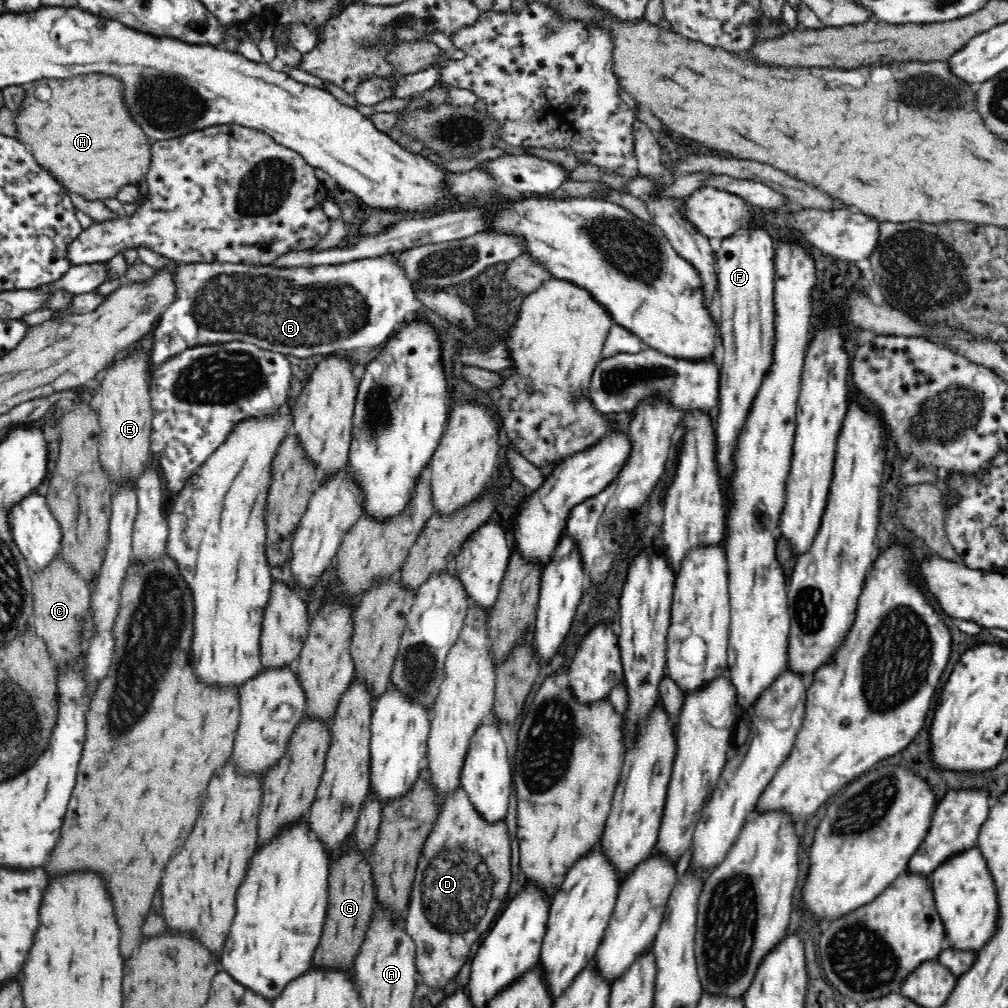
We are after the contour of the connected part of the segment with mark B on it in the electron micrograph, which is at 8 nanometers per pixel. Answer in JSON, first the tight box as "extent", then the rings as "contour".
{"extent":[149,250,422,374],"contour":[[[405,250],[401,252],[388,252],[388,254],[384,253],[382,256],[374,256],[374,258],[360,258],[360,260],[352,260],[350,262],[340,262],[340,264],[316,264],[316,266],[296,266],[296,268],[282,268],[281,266],[272,265],[254,265],[248,266],[242,263],[238,263],[237,265],[232,264],[222,264],[222,263],[190,263],[190,264],[180,264],[175,268],[175,283],[177,284],[177,292],[178,298],[175,299],[174,304],[170,304],[166,310],[164,310],[164,314],[159,318],[158,325],[156,326],[156,330],[154,330],[154,342],[153,348],[149,352],[150,356],[150,372],[151,374],[156,371],[156,368],[163,364],[167,359],[173,358],[175,354],[180,354],[182,350],[186,350],[186,348],[190,348],[192,346],[202,346],[206,344],[218,344],[222,342],[232,342],[232,341],[242,341],[247,342],[253,345],[256,345],[264,350],[271,350],[283,355],[291,354],[294,357],[298,357],[300,359],[309,358],[314,356],[315,354],[321,355],[330,355],[334,353],[336,350],[352,350],[354,348],[364,348],[364,346],[379,346],[384,341],[388,340],[388,338],[394,334],[394,330],[398,328],[398,326],[402,326],[406,319],[411,317],[412,314],[416,314],[417,310],[421,308],[422,305],[418,299],[416,299],[414,288],[410,286],[408,275],[406,274],[405,268],[399,262],[399,258],[401,254]]]}

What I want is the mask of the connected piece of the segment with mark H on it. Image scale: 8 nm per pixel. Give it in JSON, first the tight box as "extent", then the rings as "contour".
{"extent":[12,73,150,201],"contour":[[[98,73],[81,75],[78,77],[70,77],[68,80],[46,80],[46,82],[40,83],[46,84],[48,88],[50,88],[50,100],[38,100],[35,96],[35,89],[37,84],[33,84],[28,88],[26,86],[26,91],[24,94],[24,99],[22,100],[22,104],[18,106],[18,110],[12,111],[15,125],[15,136],[12,136],[15,141],[18,141],[21,145],[26,147],[30,146],[30,153],[32,153],[32,157],[34,157],[34,161],[38,163],[43,169],[46,169],[48,173],[50,173],[53,178],[60,182],[68,192],[72,192],[74,194],[78,194],[82,196],[82,198],[86,200],[101,200],[104,201],[109,198],[114,198],[118,194],[118,190],[120,190],[123,186],[128,184],[136,184],[138,185],[141,180],[144,179],[146,172],[148,172],[148,168],[150,168],[150,140],[148,137],[142,133],[142,129],[134,123],[134,119],[130,118],[130,113],[126,110],[126,106],[124,106],[124,96],[122,96],[122,81],[118,81],[118,79],[114,77],[110,77],[108,75],[102,75]]]}

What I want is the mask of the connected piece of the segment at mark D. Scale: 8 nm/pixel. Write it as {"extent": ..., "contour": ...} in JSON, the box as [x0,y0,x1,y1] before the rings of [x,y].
{"extent":[402,786,510,988],"contour":[[[462,786],[445,798],[418,856],[409,906],[402,922],[415,942],[415,963],[423,984],[444,988],[470,954],[482,946],[482,938],[490,934],[510,888],[510,849],[504,818],[494,822],[486,820],[476,811]]]}

